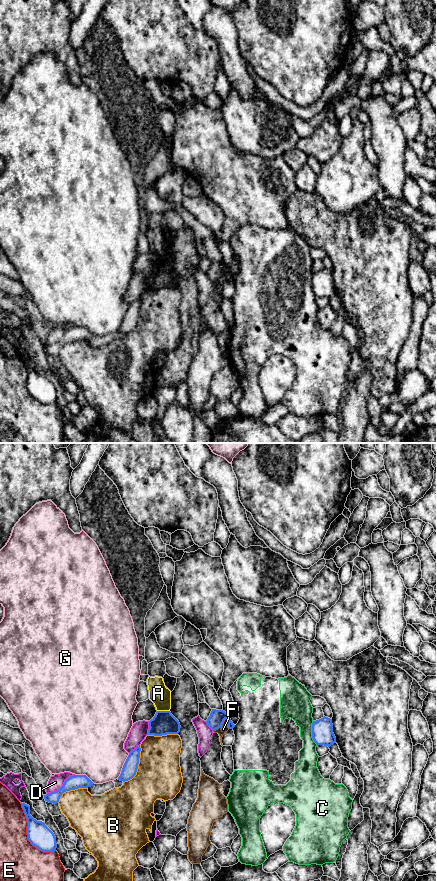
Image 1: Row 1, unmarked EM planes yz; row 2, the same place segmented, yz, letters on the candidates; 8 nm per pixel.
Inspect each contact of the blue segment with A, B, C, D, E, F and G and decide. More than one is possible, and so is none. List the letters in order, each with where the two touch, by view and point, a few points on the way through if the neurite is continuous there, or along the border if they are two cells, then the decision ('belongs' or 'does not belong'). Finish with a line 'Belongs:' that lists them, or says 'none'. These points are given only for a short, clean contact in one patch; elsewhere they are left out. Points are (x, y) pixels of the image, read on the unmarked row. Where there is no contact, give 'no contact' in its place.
A: meets blue in yz at (163, 263); does not belong
B: meets blue in yz at (137, 318); does not belong
C: meets blue in yz at (312, 285); does not belong
D: meets blue in yz at (62, 338); does not belong
E: meets blue in yz at (27, 386); does not belong
F: meets blue in yz at (221, 277); border along yz (228, 271), (225, 271), (213, 283); does not belong
G: meets blue in yz at (123, 318); does not belong
Belongs: none

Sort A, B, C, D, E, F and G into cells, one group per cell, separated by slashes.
A / B / C / D / E / F / G

